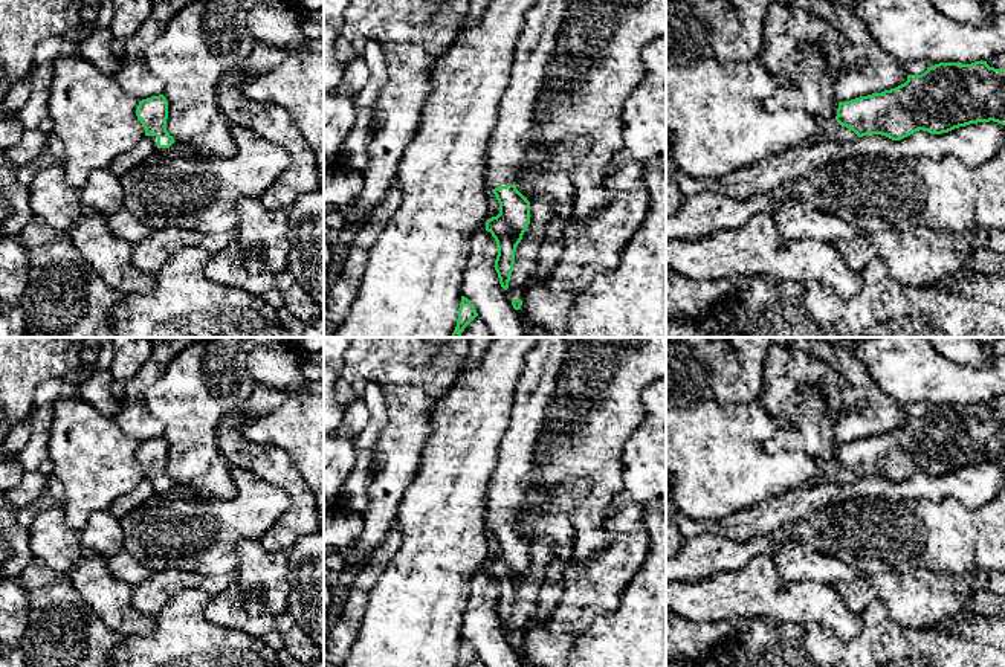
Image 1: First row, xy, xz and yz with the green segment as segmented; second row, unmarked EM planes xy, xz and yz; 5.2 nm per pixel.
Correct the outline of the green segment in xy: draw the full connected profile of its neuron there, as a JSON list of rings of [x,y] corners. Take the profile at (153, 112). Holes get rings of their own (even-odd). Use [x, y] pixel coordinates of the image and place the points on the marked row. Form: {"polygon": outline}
{"polygon": [[[163,95],[139,101],[136,116],[156,151],[163,151],[176,142],[166,131],[168,101]]]}

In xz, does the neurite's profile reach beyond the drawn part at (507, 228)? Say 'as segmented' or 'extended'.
extended

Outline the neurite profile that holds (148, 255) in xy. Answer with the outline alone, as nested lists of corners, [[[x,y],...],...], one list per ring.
[[[166,226],[151,230],[145,240],[134,244],[131,263],[142,272],[157,273],[159,269],[179,249],[202,247],[212,255],[231,244],[234,238],[234,232],[208,234],[203,230],[183,229],[179,226]]]

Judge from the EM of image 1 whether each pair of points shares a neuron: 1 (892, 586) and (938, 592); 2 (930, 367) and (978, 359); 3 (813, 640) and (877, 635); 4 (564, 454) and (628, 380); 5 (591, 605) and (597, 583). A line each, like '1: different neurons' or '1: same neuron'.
1: same neuron
2: different neurons
3: same neuron
4: same neuron
5: same neuron

